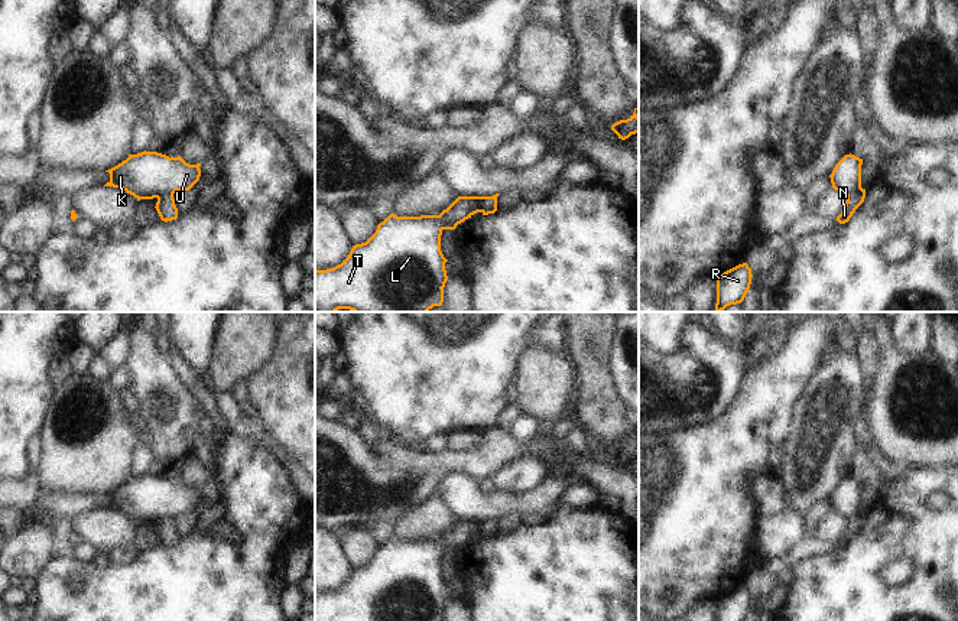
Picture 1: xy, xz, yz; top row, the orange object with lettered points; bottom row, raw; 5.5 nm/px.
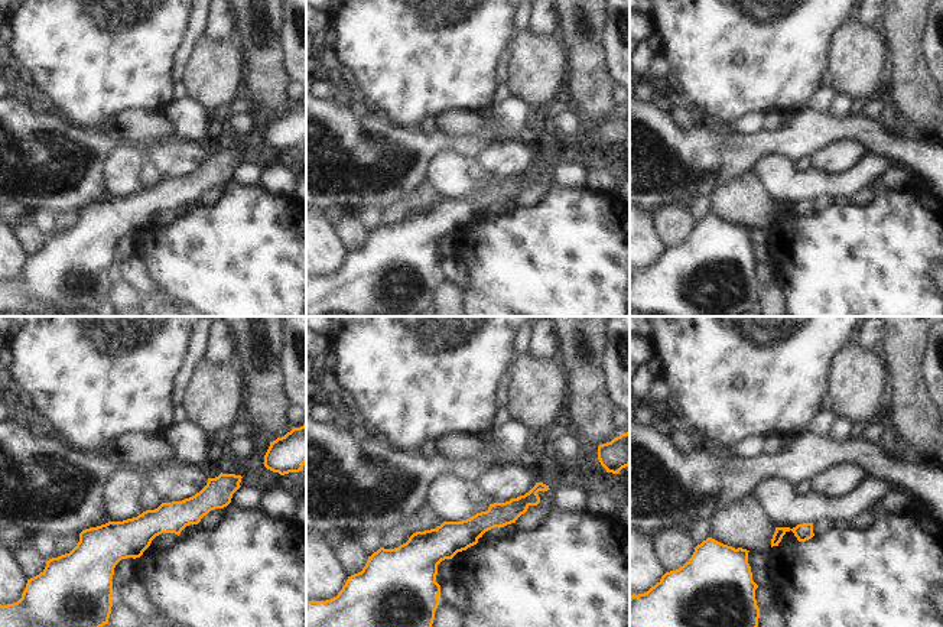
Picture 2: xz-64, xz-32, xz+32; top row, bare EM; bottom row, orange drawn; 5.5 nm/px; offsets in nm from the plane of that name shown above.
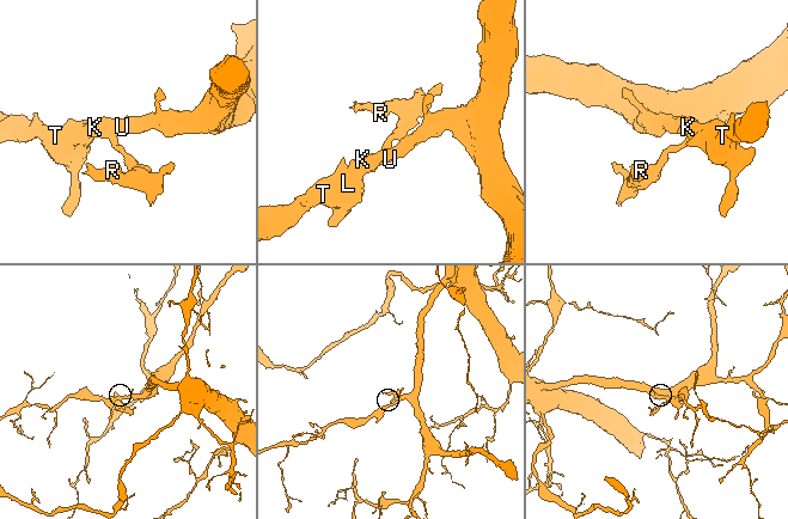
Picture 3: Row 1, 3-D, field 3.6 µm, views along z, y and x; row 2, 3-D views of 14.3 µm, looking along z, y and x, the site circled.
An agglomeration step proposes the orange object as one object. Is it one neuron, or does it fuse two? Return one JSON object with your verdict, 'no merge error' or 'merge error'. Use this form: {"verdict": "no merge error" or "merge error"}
{"verdict": "merge error"}

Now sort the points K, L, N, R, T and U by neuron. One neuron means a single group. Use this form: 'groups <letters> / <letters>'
groups K L T U / N R

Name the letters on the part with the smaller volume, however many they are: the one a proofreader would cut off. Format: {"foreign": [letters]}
{"foreign": ["N", "R"]}

